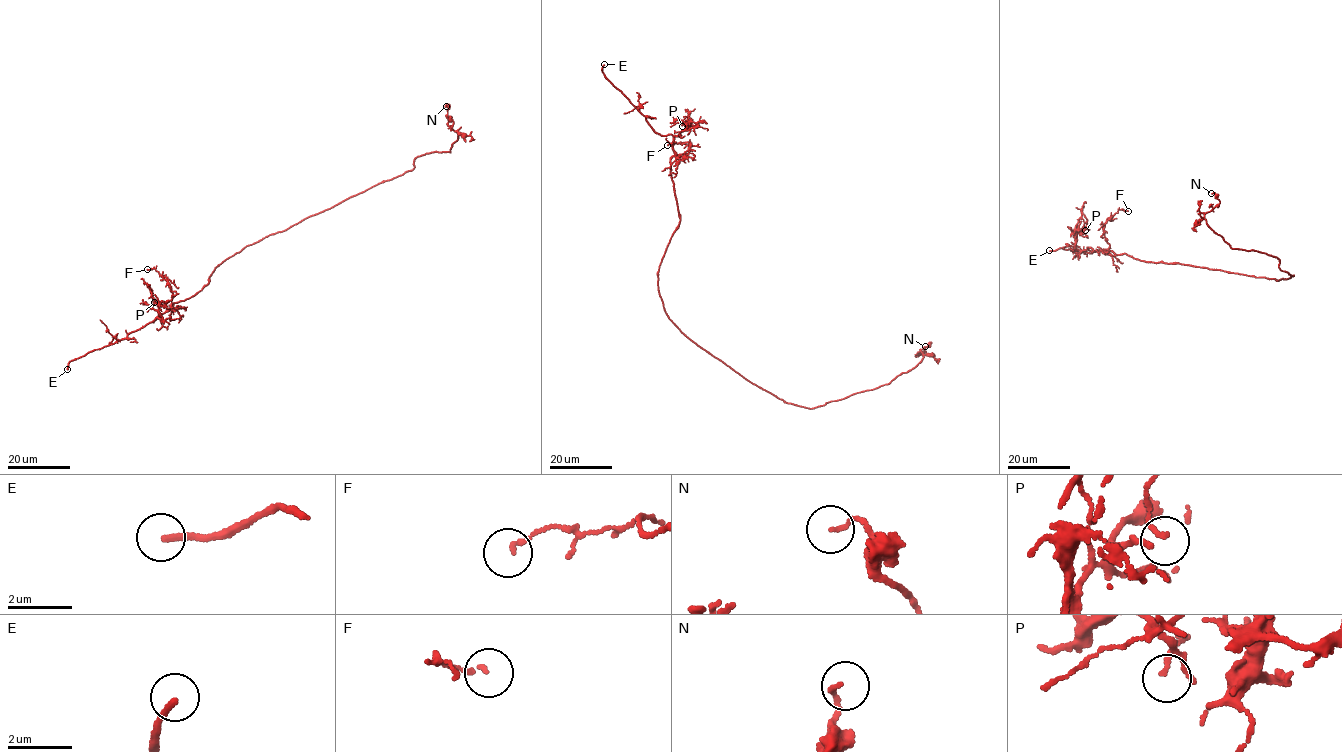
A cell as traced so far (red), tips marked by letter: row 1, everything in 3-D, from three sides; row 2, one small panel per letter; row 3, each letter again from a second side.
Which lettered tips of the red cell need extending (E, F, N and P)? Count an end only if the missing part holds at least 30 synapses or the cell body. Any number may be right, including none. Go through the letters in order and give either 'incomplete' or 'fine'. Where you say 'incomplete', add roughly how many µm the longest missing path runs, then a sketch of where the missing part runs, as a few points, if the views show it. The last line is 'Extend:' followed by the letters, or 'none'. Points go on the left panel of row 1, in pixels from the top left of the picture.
E: incomplete; about 40 µm are missing; missing branch runs (67, 369), (86, 383), (102, 384), (131, 369)
F: fine
N: fine
P: fine
Extend: E

